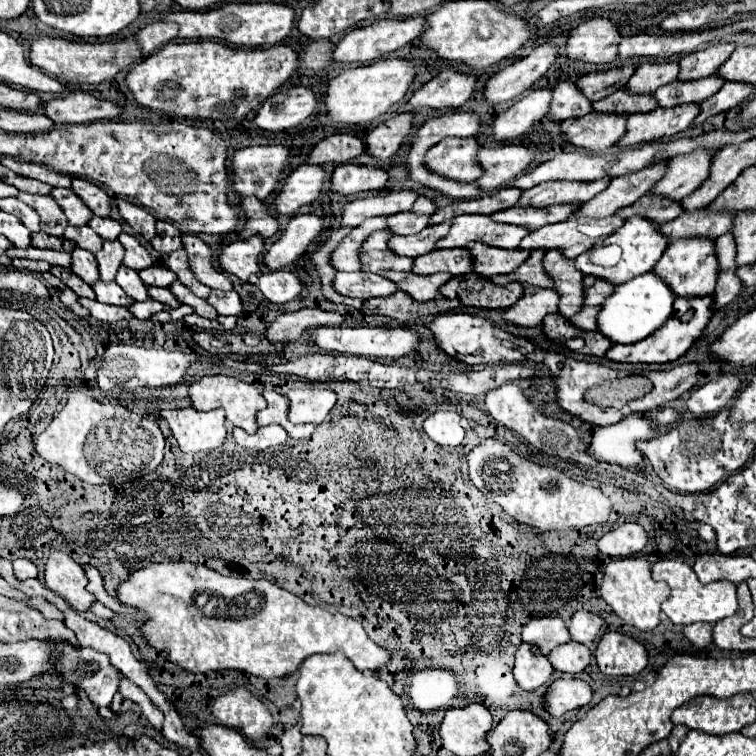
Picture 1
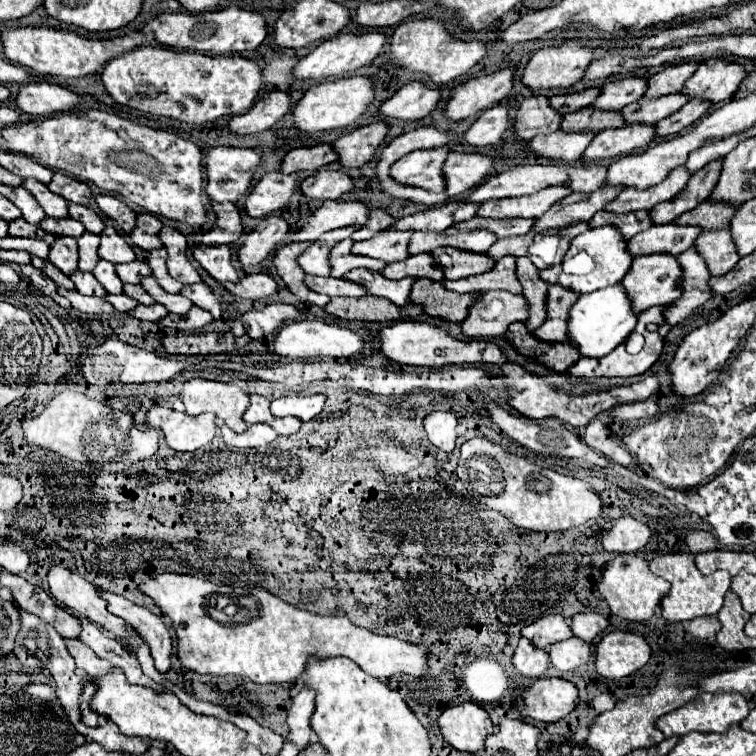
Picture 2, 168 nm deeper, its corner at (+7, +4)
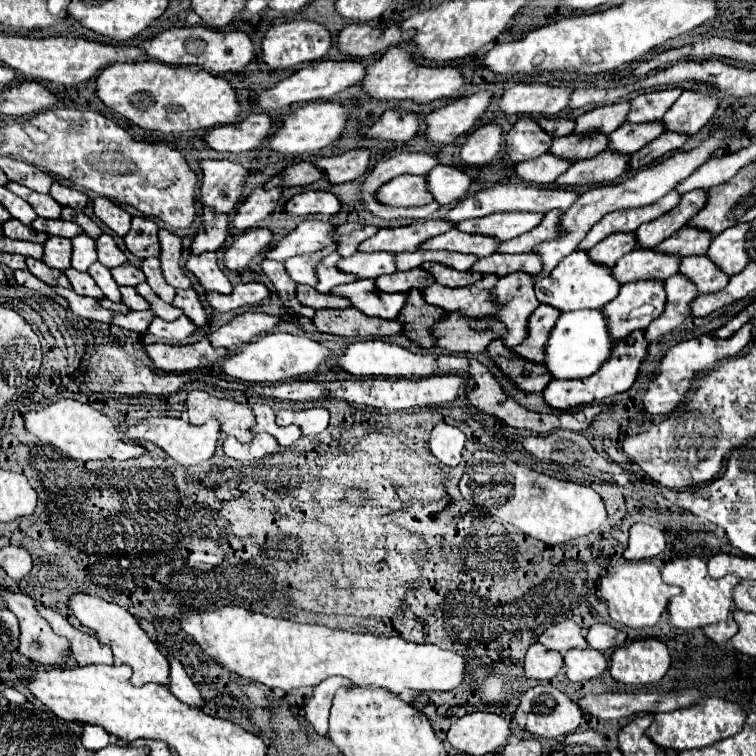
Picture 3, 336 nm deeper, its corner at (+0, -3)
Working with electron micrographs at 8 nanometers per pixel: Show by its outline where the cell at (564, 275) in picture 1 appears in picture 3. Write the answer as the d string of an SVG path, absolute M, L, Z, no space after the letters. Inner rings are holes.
M517 272L505 278L499 278L493 288L493 300L501 306L497 314L473 318L473 330L487 330L489 322L503 322L507 332L501 336L501 342L507 348L515 348L527 336L527 320L533 314L533 308L539 306L539 300L533 292L533 278L529 274Z

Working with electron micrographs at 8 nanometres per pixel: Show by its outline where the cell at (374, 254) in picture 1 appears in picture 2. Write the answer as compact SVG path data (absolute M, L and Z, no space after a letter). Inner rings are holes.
M344 239L340 241L332 253L330 253L330 265L332 265L332 277L342 277L352 269L364 267L364 269L372 269L372 271L382 271L388 263L386 261L378 261L374 257L362 257L362 255L354 255L352 253L352 245L354 239Z

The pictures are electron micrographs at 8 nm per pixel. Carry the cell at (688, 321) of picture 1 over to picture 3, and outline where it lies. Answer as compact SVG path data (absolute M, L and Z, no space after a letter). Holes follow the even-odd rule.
M643 330L631 332L627 338L615 342L613 354L593 376L587 376L581 380L551 380L551 384L543 390L543 400L549 408L569 410L575 406L585 406L585 404L591 404L595 400L603 400L603 398L621 394L621 392L629 390L631 384L635 382L637 370L645 358L645 352L647 352L647 340L643 338Z

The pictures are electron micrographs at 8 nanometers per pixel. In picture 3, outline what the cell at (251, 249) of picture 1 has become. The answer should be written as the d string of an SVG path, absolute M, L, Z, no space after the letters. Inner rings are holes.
M203 252L197 256L191 256L185 264L185 268L199 280L199 284L207 292L219 292L219 294L229 294L233 290L231 282L227 276L221 272L217 264L217 254L215 252Z

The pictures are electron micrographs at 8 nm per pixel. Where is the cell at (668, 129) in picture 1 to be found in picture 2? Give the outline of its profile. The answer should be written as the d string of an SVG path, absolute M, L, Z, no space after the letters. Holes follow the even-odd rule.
M624 125L622 129L606 129L594 137L590 147L584 151L584 161L624 157L632 151L648 149L650 141L656 139L654 125Z

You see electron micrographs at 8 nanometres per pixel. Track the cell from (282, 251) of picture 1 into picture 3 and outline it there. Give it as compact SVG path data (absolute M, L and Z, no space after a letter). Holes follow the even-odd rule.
M255 228L239 234L225 250L225 266L233 272L245 270L247 264L271 244L271 238L273 234L265 228Z

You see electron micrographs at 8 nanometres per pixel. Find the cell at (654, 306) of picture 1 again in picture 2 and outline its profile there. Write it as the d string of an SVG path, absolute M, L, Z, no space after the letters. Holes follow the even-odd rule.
M620 283L582 295L570 309L570 317L568 317L570 343L578 345L578 351L584 357L608 355L634 331L634 325L638 323L638 315L632 311L632 307L634 305L630 301L630 295L626 293L626 289L622 289Z

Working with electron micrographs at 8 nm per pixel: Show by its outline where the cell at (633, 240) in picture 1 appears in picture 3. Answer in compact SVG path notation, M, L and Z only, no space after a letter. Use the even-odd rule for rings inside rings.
M573 252L557 264L557 268L549 274L549 278L543 278L535 282L535 294L541 304L549 304L557 308L559 312L569 310L583 310L583 308L603 308L607 302L611 302L619 294L619 282L611 276L611 270L601 264L593 264L587 256L587 252Z

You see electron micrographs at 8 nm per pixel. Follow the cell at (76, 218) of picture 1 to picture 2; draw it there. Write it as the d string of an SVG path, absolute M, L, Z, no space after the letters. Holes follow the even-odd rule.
M26 179L24 181L24 187L36 197L36 201L42 205L42 209L46 211L48 217L66 217L68 215L68 201L54 195L48 185L42 185L40 181L34 181L34 179Z

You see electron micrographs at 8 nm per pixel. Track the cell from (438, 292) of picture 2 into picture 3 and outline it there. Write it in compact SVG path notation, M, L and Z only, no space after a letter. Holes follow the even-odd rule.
M409 290L405 306L401 308L397 320L403 324L403 334L415 342L419 348L431 348L435 344L431 336L431 328L439 322L445 312L437 306L425 304L419 290Z

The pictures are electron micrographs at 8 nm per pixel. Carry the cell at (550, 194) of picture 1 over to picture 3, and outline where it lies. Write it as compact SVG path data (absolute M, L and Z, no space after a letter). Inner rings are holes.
M503 212L503 214L489 214L481 220L463 220L455 224L455 228L467 234L481 234L497 240L511 240L515 236L521 236L523 232L533 230L541 222L541 218L543 214L537 214L537 212Z

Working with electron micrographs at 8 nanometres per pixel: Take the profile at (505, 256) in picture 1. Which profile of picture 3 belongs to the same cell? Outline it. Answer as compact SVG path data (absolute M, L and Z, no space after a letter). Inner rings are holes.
M421 264L419 268L425 268L437 284L441 286L447 286L447 288L463 288L463 286L469 286L469 284L475 284L477 280L481 280L483 276L481 274L471 274L471 272L457 272L449 266L443 266L443 264Z

